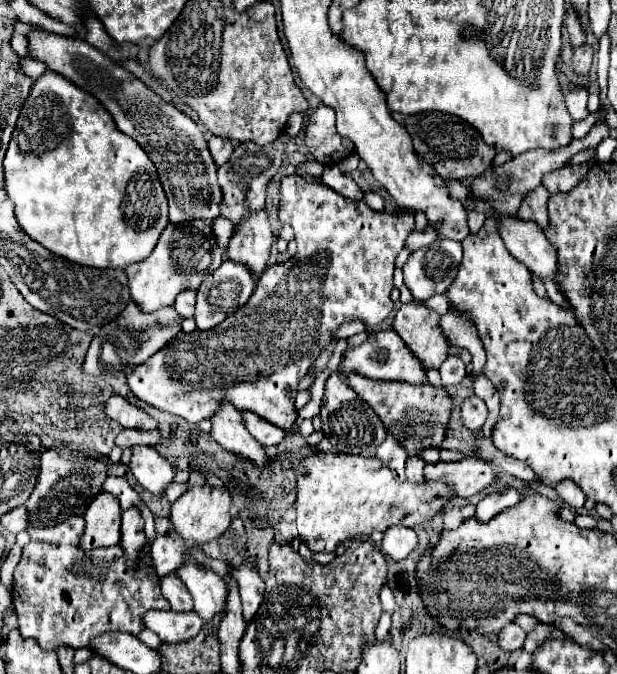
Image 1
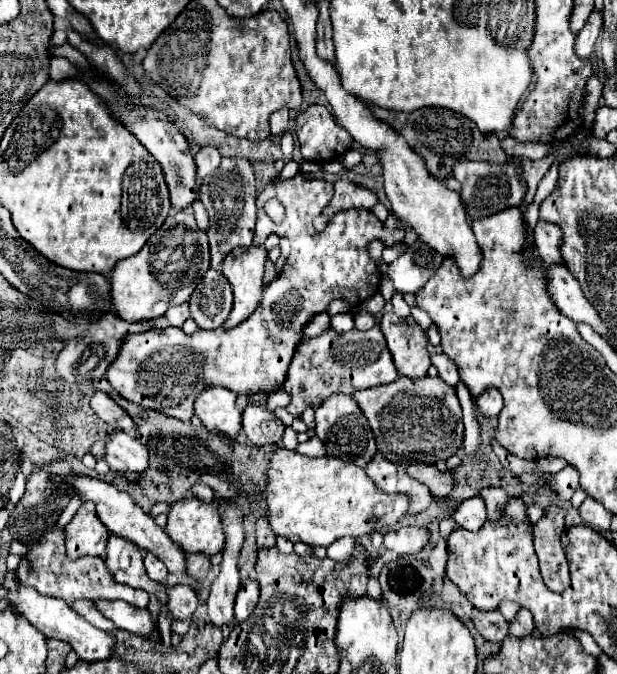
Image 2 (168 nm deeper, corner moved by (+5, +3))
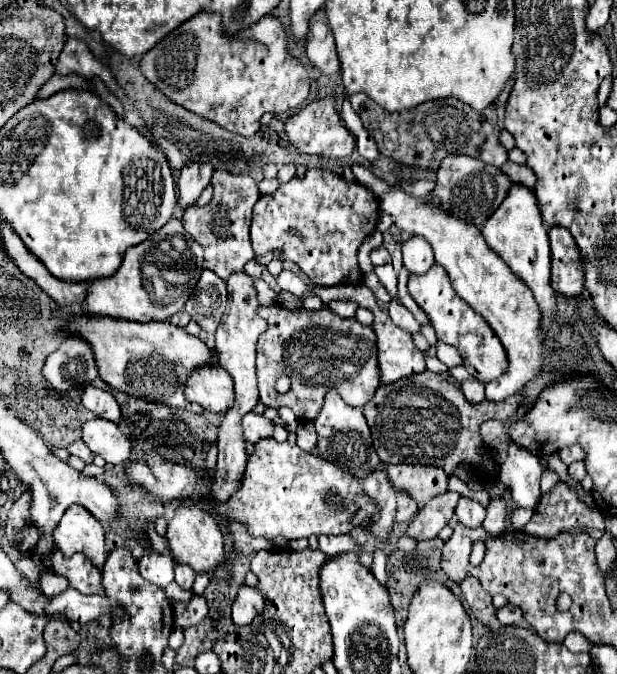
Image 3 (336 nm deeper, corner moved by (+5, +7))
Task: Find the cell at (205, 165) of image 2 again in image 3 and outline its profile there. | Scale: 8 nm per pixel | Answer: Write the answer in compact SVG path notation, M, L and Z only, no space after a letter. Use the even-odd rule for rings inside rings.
M203 159L189 161L179 175L177 189L179 189L179 211L193 205L193 201L201 195L201 191L209 185L213 175L213 165Z

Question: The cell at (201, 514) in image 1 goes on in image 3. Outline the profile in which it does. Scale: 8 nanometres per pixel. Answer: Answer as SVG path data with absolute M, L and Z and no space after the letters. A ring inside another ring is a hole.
M179 505L175 509L175 515L167 525L167 541L173 559L177 563L187 563L197 573L213 571L225 561L223 535L219 531L217 521L211 517L211 513L201 513L201 509L193 509L193 505Z

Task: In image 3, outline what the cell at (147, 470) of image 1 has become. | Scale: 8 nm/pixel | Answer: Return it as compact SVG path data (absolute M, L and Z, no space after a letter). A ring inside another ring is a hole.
M105 419L87 421L83 425L83 441L95 455L101 455L107 463L113 465L127 463L133 451L131 441L119 431L119 427Z

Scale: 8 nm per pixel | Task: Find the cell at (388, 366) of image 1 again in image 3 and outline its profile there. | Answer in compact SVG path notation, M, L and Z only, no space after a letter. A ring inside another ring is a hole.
M279 305L259 307L259 315L267 319L267 331L259 337L257 343L257 381L259 381L259 395L267 407L289 407L295 411L299 419L315 419L321 411L323 397L329 389L335 389L341 399L351 407L363 407L371 397L373 391L381 385L377 373L377 337L371 327L361 325L357 319L343 319L329 311L327 307L311 313L311 311L287 311ZM281 375L291 377L291 389L287 393L275 391L275 381Z

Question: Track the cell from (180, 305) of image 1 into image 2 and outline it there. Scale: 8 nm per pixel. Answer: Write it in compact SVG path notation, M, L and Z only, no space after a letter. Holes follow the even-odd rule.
M177 305L173 309L169 309L169 313L165 313L165 319L169 321L169 325L173 327L181 327L187 319L189 319L189 305Z

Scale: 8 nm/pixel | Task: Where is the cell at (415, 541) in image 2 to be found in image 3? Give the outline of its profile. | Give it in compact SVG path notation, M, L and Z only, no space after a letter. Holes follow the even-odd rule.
M443 493L439 497L435 497L433 501L429 501L417 515L415 519L409 523L407 527L407 535L413 537L415 541L425 541L425 539L435 539L437 533L449 523L455 505L459 501L459 493Z

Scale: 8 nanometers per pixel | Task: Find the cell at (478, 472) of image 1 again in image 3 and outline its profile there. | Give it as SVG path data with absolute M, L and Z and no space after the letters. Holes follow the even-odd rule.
M387 465L393 487L407 491L417 505L447 491L447 473L433 465Z

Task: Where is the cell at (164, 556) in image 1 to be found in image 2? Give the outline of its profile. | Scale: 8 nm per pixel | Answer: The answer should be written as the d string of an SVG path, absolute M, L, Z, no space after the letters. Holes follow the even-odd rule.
M147 553L143 557L143 563L145 563L145 571L147 575L153 579L153 581L165 581L167 579L167 569L165 565L161 565L161 561L157 561L157 557L153 557L153 553Z

